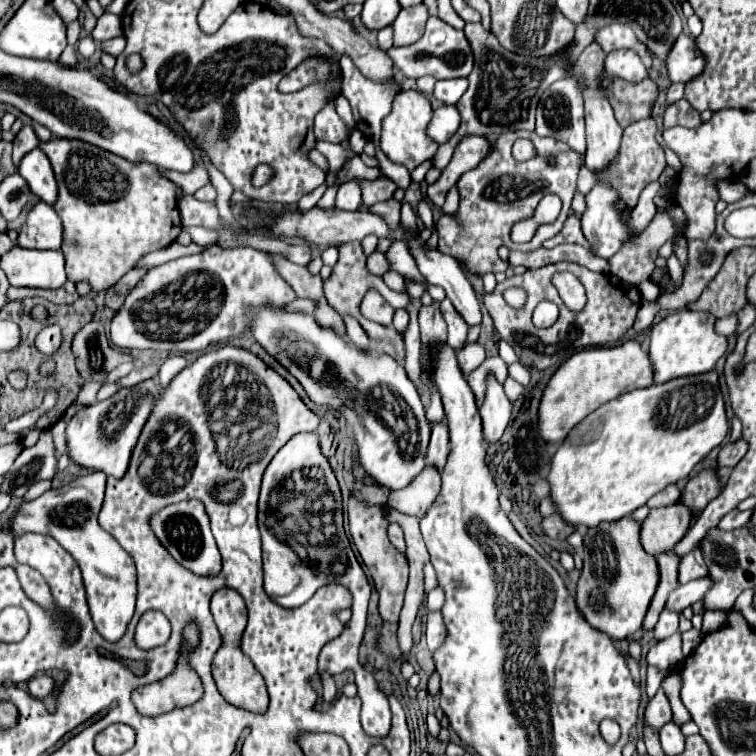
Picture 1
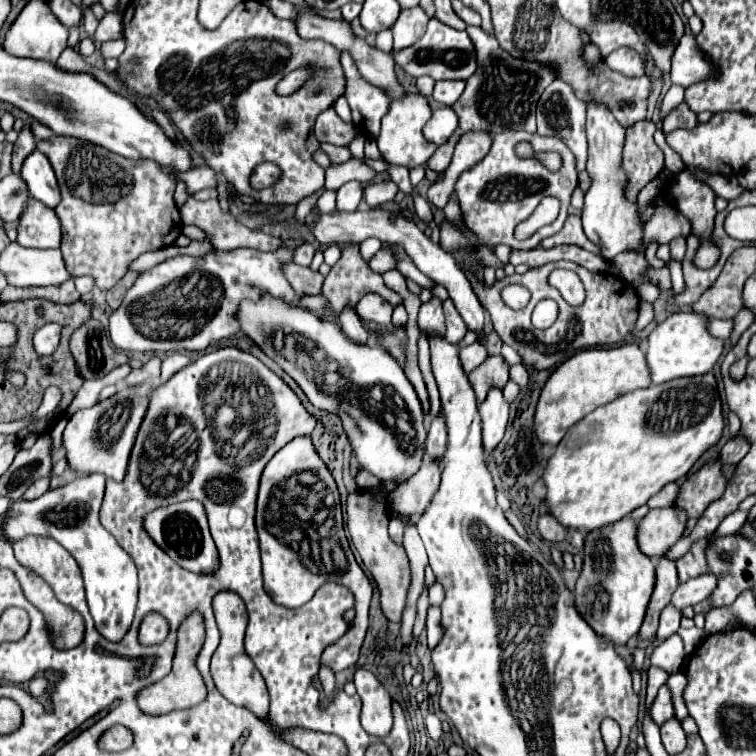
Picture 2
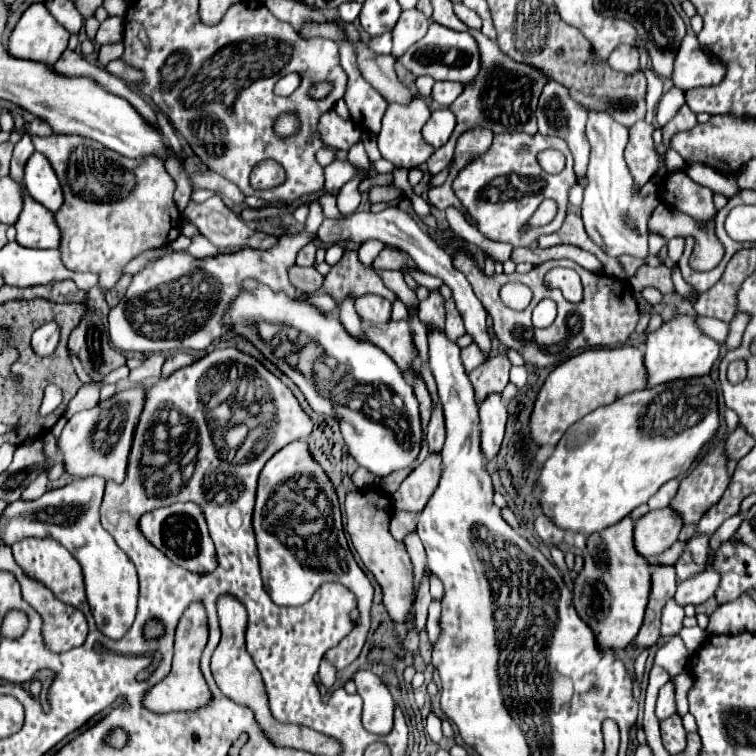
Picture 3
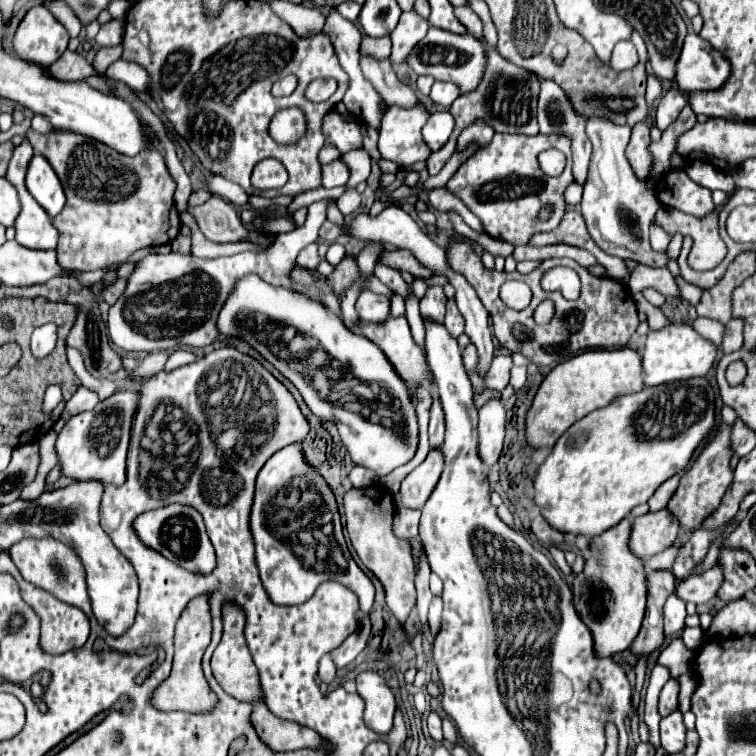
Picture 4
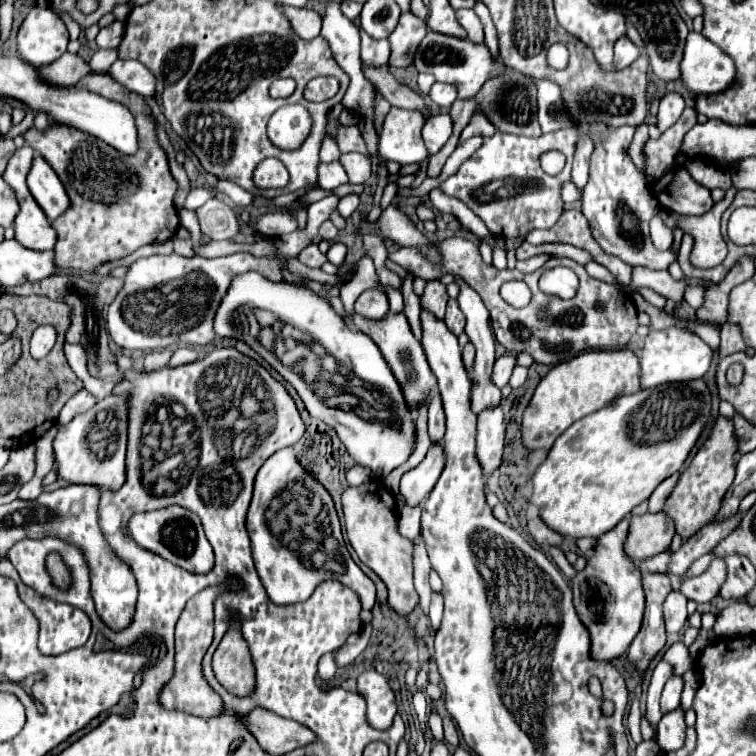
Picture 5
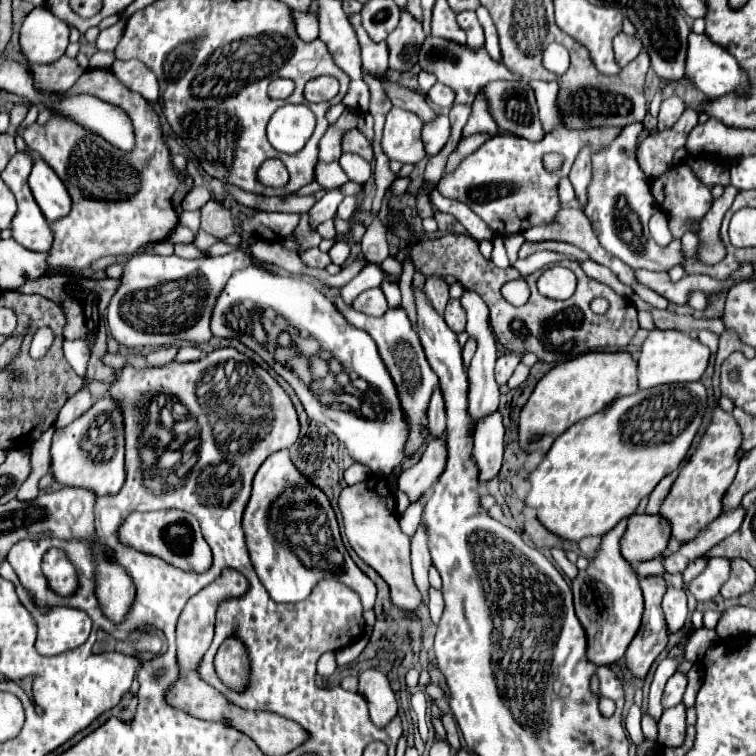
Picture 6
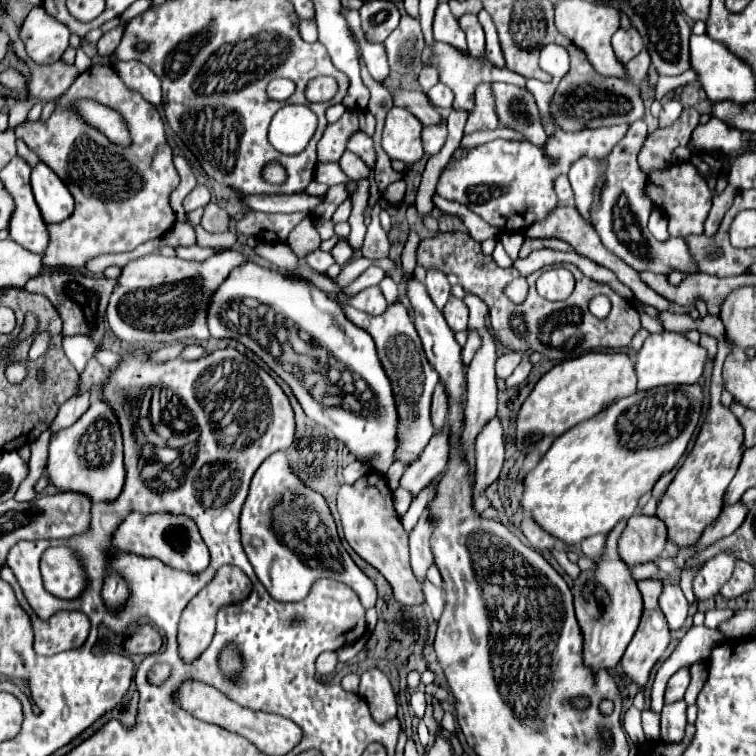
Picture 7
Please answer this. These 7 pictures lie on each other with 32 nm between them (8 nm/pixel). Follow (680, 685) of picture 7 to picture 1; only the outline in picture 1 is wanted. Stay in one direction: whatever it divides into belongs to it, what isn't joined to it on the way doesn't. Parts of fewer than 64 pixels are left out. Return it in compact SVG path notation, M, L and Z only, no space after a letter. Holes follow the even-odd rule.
M658 690L656 696L646 706L646 712L644 712L644 728L652 728L658 734L660 728L664 724L668 724L670 720L672 720L672 712L670 712L668 698L664 696L662 690Z

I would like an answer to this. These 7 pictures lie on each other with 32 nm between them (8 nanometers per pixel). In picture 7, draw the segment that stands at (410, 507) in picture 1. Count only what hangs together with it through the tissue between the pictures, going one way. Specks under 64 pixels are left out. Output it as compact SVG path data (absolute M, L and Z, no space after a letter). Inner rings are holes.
M444 428L442 432L430 438L420 458L404 470L400 478L400 488L408 490L412 496L418 496L418 492L430 486L444 472L448 464L448 454L450 454L448 434L450 434L448 428Z

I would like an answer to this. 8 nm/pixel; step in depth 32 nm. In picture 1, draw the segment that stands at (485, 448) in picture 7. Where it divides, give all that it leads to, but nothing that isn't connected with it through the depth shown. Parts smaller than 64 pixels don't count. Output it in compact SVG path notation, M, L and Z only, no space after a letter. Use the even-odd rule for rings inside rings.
M486 376L486 398L480 408L480 418L484 426L484 440L488 444L494 444L504 434L504 428L508 426L512 412L512 402L504 394L502 384L496 380L496 376Z

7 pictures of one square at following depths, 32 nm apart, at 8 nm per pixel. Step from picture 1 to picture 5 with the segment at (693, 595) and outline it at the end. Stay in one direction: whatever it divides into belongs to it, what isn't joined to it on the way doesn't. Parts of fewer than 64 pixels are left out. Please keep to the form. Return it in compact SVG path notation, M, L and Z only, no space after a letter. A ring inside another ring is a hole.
M716 558L704 574L684 580L682 586L680 586L680 592L682 592L688 600L694 600L694 602L698 602L698 604L710 602L714 596L718 596L718 590L720 590L720 586L724 584L724 580L726 580L724 560Z

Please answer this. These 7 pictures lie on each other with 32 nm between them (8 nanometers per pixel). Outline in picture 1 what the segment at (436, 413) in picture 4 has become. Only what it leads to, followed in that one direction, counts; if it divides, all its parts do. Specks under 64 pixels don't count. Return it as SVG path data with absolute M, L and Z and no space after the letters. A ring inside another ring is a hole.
M432 424L432 438L428 446L428 464L444 470L444 464L448 460L448 426L446 424Z

